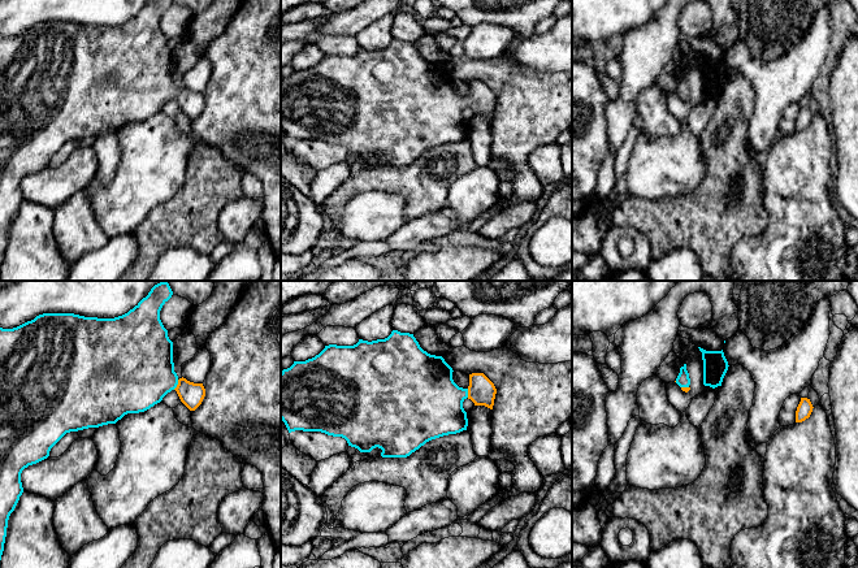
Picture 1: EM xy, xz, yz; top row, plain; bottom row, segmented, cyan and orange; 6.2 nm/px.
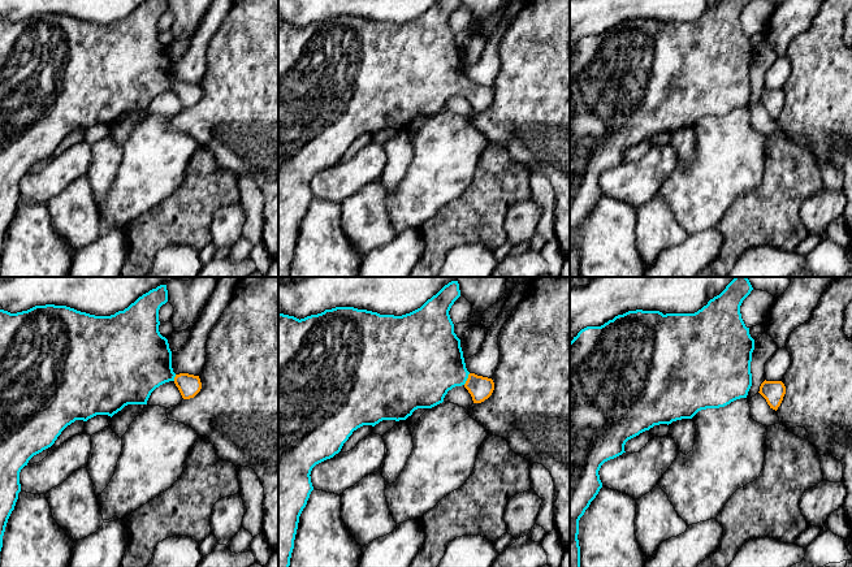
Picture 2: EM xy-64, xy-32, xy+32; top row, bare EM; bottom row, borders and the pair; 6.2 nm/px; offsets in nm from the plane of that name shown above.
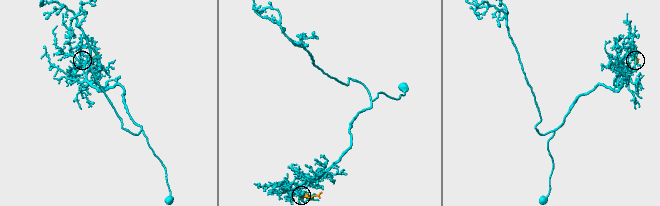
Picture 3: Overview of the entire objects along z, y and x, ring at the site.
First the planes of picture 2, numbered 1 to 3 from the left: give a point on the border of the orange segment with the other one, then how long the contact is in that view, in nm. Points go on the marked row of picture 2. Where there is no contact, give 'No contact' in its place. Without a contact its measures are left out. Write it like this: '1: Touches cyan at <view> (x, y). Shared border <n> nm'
1: Touches cyan at xy-64 (174, 376). Shared border 40 nm
2: Touches cyan at xy-32 (467, 377). Shared border 80 nm
3: No contact

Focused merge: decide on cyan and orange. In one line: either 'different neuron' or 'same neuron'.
same neuron

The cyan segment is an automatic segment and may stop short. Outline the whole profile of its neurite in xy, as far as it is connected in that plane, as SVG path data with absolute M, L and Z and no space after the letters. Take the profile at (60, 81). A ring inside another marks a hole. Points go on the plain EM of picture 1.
M150 0L133 18L114 27L84 26L74 22L43 22L13 38L0 36L0 269L4 260L8 229L14 220L20 205L23 201L21 182L29 174L36 173L49 165L51 157L70 140L88 136L99 136L116 133L127 122L139 122L160 112L162 107L176 99L181 110L195 120L205 105L203 92L194 92L186 87L179 87L174 81L173 51L168 45L168 39L160 29L162 14L172 6L173 0Z

